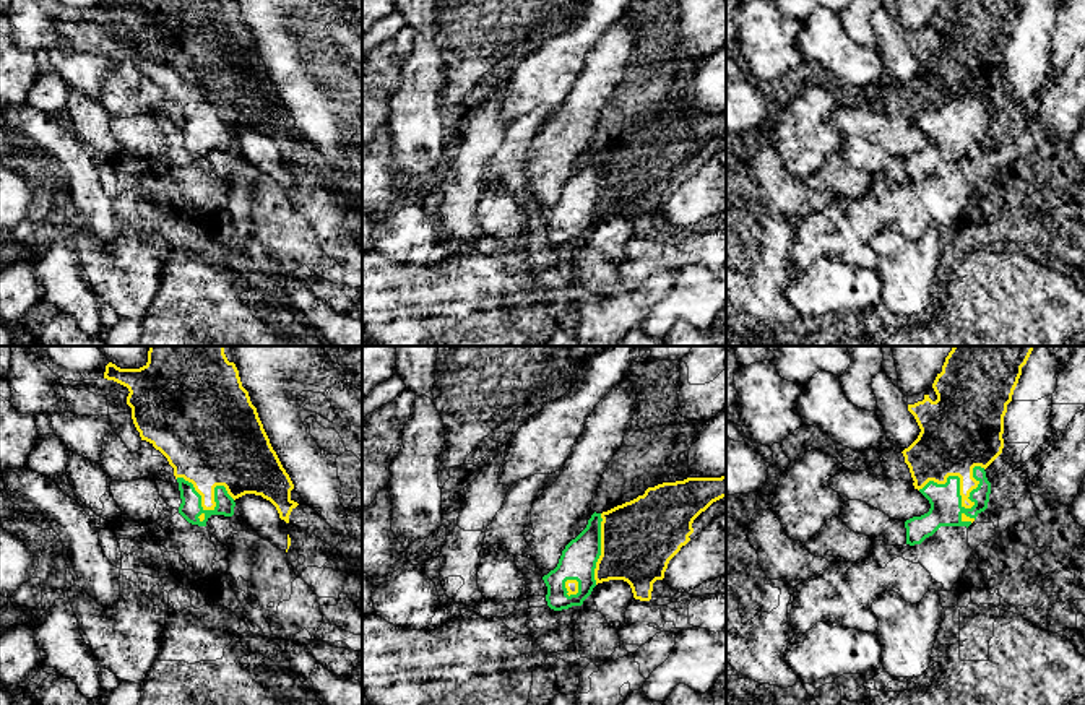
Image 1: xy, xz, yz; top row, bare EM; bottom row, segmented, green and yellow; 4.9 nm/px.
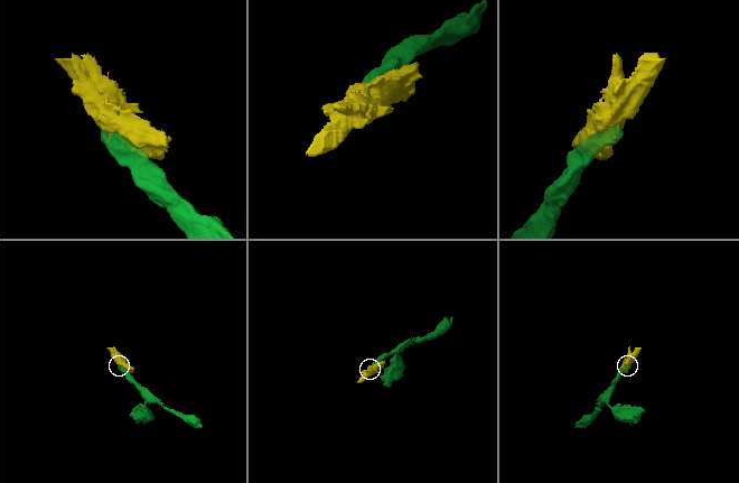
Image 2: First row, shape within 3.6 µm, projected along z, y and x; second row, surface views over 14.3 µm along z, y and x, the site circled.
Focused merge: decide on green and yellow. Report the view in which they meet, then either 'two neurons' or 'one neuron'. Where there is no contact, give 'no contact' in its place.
yz | one neuron

